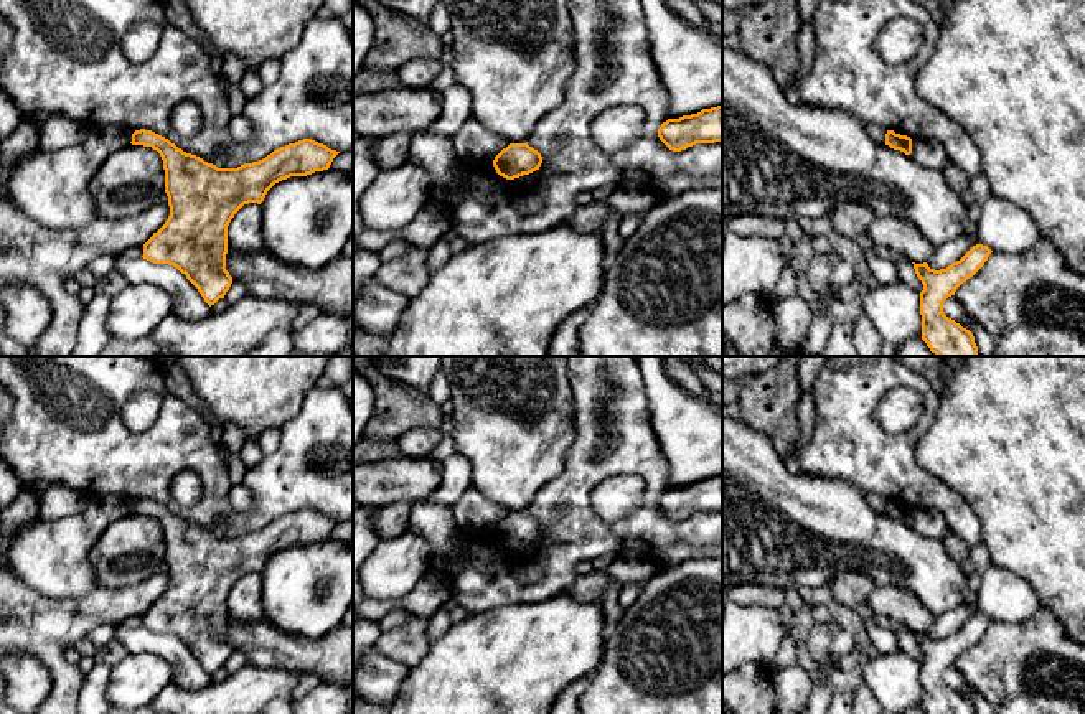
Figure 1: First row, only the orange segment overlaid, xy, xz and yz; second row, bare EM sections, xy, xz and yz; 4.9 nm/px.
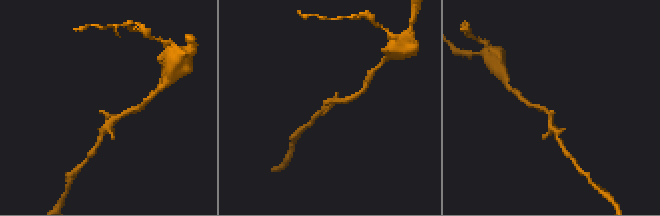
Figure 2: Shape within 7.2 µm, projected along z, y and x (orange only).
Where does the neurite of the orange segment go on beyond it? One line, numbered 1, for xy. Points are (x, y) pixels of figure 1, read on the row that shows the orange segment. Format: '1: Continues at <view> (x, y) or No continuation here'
1: No continuation here

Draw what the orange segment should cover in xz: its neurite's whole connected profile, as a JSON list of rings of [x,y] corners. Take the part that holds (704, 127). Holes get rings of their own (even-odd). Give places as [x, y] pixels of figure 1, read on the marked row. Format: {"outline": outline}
{"outline": [[[722,106],[668,119],[658,129],[658,137],[673,152],[686,150],[696,143],[722,142]]]}

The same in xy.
{"outline": [[[135,130],[130,143],[152,147],[160,153],[170,206],[168,219],[143,244],[142,257],[153,264],[176,267],[198,289],[209,307],[224,298],[232,284],[232,277],[226,270],[226,254],[228,226],[234,214],[244,204],[261,204],[267,191],[282,180],[328,170],[333,158],[340,153],[312,139],[303,139],[274,150],[259,162],[244,163],[237,168],[218,168],[196,155],[183,152],[168,139],[152,130]]]}

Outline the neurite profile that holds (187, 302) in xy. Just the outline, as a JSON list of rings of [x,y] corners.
[[[120,254],[114,257],[114,267],[129,284],[153,284],[163,289],[171,298],[171,315],[178,318],[196,322],[209,313],[209,305],[198,289],[173,265]]]

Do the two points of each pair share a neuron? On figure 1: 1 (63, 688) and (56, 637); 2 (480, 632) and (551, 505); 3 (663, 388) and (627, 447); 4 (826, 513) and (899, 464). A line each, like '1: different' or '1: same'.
1: same
2: different
3: different
4: different

